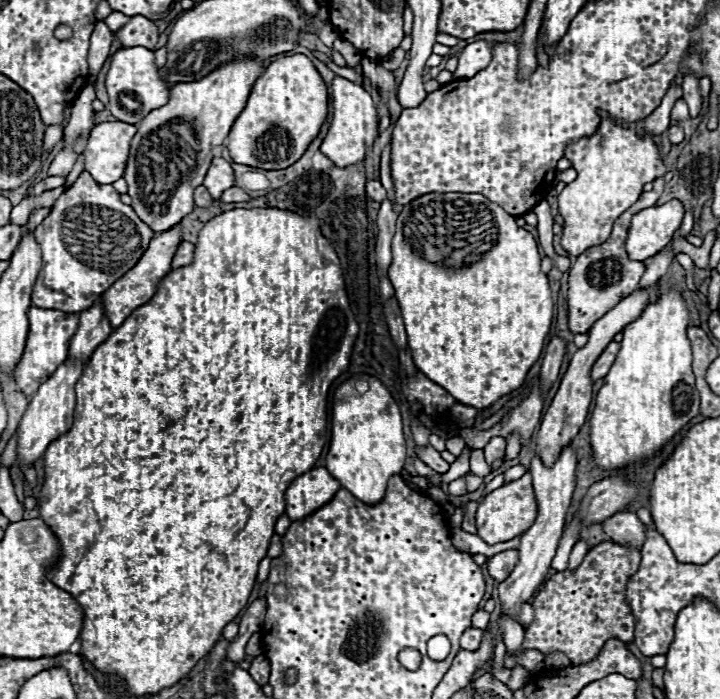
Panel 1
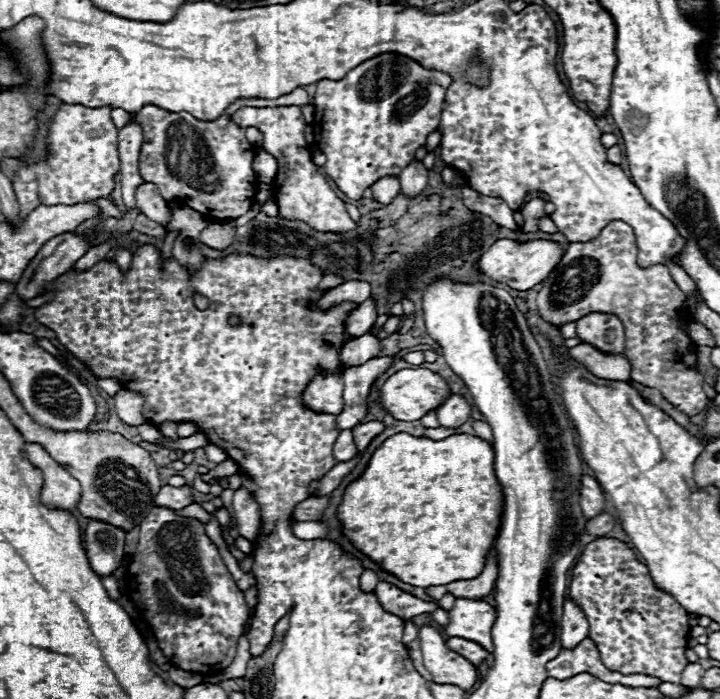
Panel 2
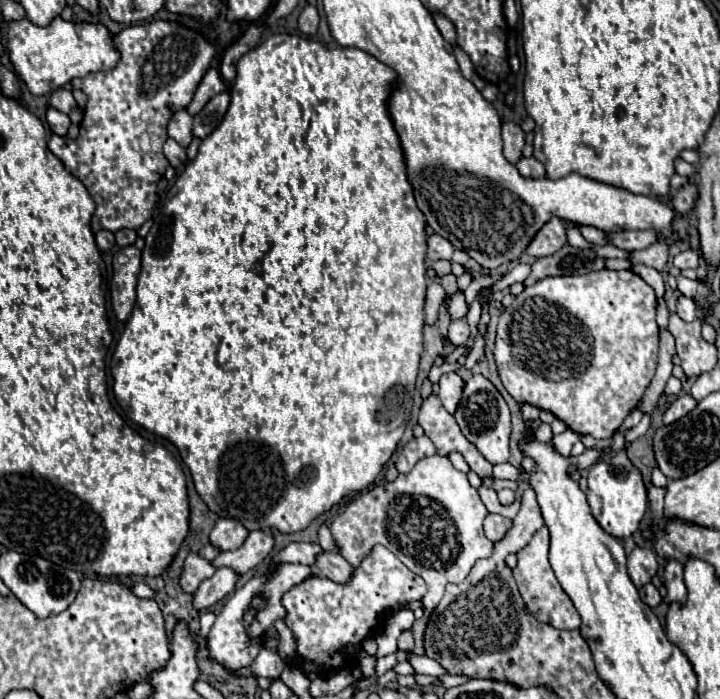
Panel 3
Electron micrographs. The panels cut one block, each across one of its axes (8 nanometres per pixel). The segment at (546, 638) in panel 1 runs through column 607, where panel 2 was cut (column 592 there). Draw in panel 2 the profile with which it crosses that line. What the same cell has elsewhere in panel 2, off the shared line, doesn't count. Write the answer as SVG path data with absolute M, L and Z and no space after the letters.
M616 538L590 542L572 570L568 596L588 618L588 638L596 644L602 664L622 674L646 674L662 682L680 682L688 660L684 656L690 624L688 612L666 592L658 592L648 568L638 562L628 544Z

